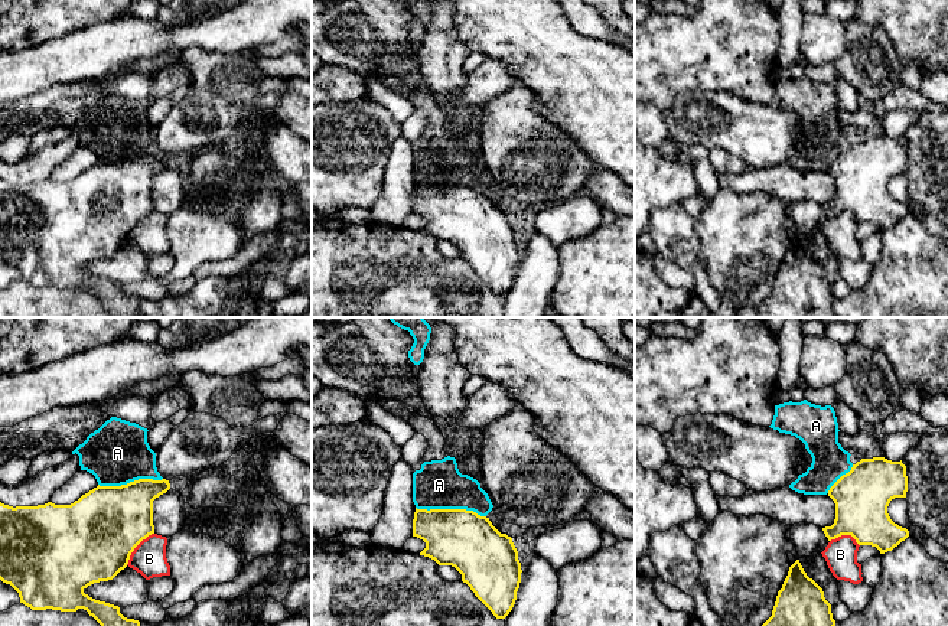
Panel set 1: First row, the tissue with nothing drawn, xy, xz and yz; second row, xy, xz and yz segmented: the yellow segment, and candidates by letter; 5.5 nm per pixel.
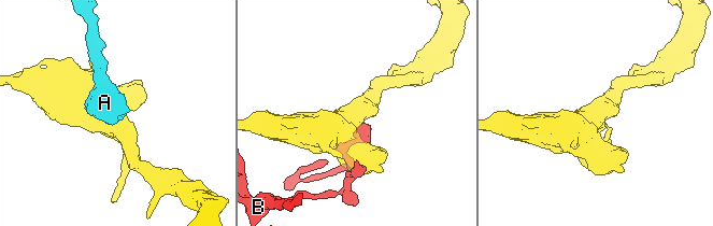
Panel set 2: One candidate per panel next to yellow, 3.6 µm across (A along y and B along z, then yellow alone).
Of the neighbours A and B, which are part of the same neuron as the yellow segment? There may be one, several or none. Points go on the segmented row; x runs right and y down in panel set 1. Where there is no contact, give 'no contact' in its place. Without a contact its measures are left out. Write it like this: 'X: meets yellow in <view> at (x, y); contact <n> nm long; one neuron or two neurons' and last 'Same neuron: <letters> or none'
A: meets yellow in xz at (450, 509); contact 400 nm long; two neurons
B: meets yellow in xy at (136, 545); contact 240 nm long; two neurons
Same neuron: none

